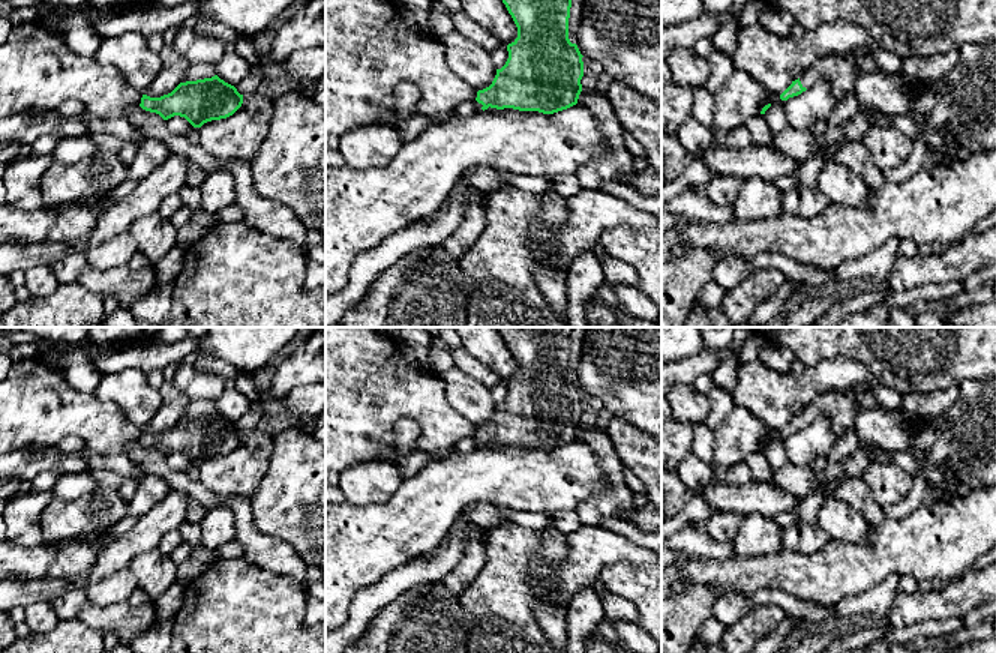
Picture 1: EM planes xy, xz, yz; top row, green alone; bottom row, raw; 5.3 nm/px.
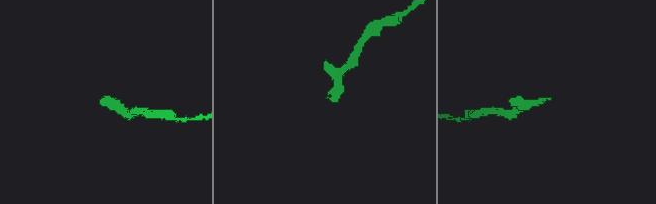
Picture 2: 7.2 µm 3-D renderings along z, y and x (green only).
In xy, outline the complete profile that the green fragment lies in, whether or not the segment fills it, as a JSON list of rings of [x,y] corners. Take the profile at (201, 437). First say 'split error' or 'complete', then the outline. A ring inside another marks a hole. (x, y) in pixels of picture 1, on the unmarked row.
complete; [[[218,411],[180,419],[171,429],[160,434],[142,431],[140,443],[159,450],[164,456],[184,453],[194,464],[212,456],[232,452],[243,440],[243,431]]]

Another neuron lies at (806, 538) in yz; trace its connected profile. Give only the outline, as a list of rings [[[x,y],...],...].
[[[798,521],[783,530],[784,549],[800,554],[814,554],[820,551],[831,537],[813,522]]]

